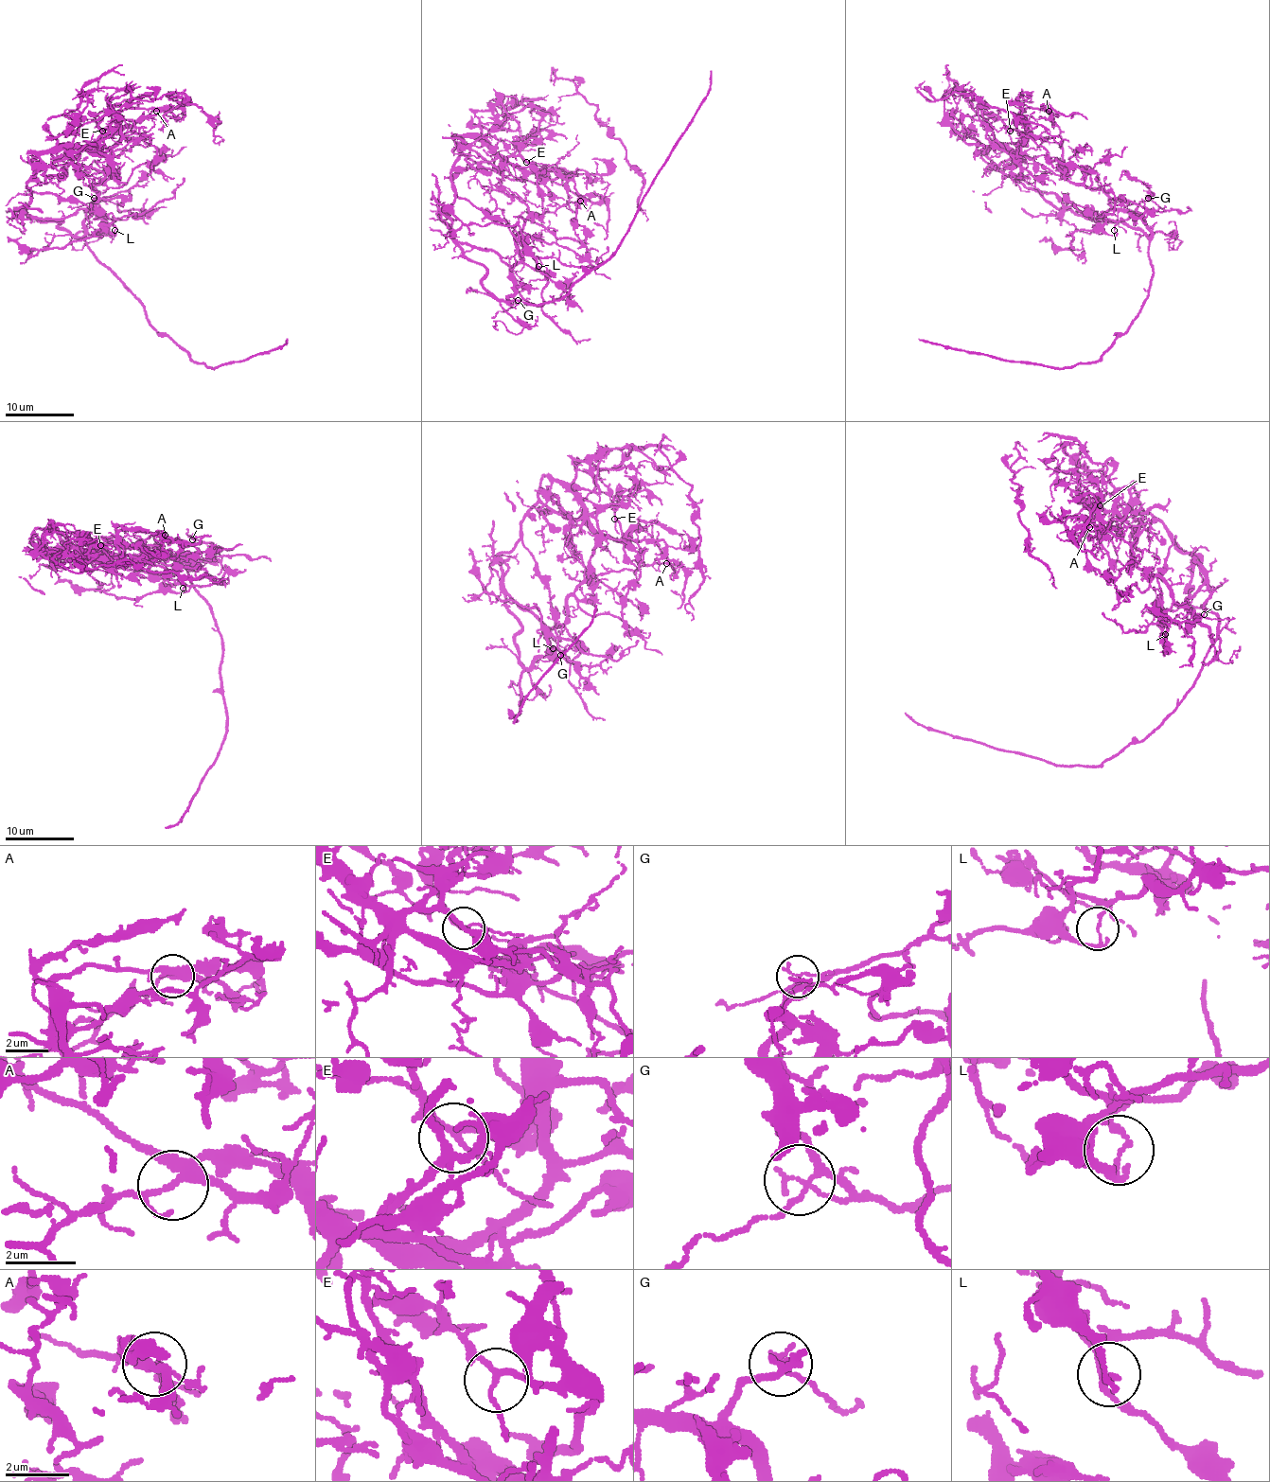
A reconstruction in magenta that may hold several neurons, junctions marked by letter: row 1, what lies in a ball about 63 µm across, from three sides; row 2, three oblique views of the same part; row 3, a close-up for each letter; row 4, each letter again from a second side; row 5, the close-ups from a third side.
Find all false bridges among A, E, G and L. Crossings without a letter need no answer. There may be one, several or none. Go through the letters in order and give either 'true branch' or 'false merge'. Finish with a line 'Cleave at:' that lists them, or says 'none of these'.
A: false merge
E: true branch
G: true branch
L: false merge
Cleave at: A, L

